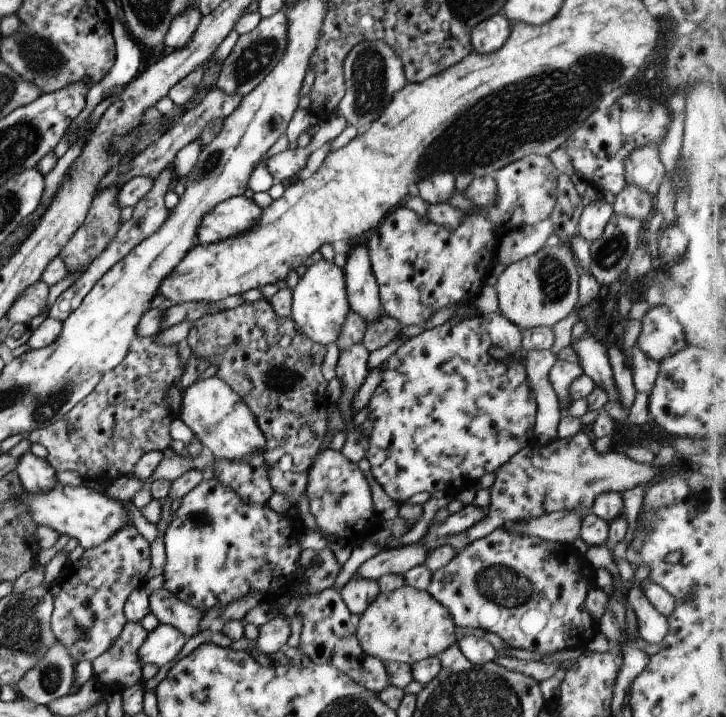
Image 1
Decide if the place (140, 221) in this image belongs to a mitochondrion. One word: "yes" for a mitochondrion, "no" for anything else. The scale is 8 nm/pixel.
yes

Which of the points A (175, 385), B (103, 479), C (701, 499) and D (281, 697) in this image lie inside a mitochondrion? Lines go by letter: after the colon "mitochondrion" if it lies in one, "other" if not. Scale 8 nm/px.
A: other
B: other
C: other
D: other

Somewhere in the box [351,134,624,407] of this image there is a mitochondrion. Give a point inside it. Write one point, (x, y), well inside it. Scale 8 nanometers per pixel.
(552, 276)

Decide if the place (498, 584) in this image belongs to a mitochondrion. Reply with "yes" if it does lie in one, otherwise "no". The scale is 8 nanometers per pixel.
yes

